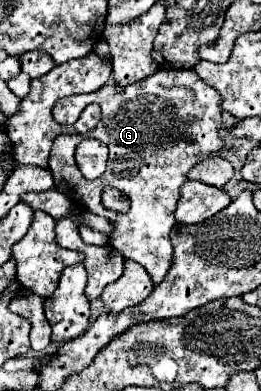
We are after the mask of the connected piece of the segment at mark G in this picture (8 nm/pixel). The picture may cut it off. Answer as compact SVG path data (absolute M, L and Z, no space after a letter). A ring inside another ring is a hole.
M158 70L154 76L148 76L146 80L134 82L130 86L102 86L96 92L82 94L82 96L70 96L54 106L54 118L56 120L78 120L80 112L92 104L98 102L102 108L102 120L100 124L86 136L82 134L62 134L54 140L50 150L50 172L56 182L56 190L62 192L66 198L74 200L74 204L90 208L94 214L108 218L116 224L114 236L110 236L112 248L116 248L124 258L132 258L138 264L142 264L148 274L152 276L154 284L162 282L162 278L168 272L170 260L172 260L172 244L170 244L170 230L176 224L174 210L180 196L180 186L186 182L186 176L190 168L194 168L198 162L208 160L210 156L216 156L224 150L226 142L226 128L222 126L222 96L208 86L204 80L200 80L192 70ZM84 138L100 138L110 148L108 158L108 170L98 180L86 180L74 160L74 150ZM104 188L116 188L124 196L130 198L130 208L124 214L112 212L104 208L102 204L102 192Z

